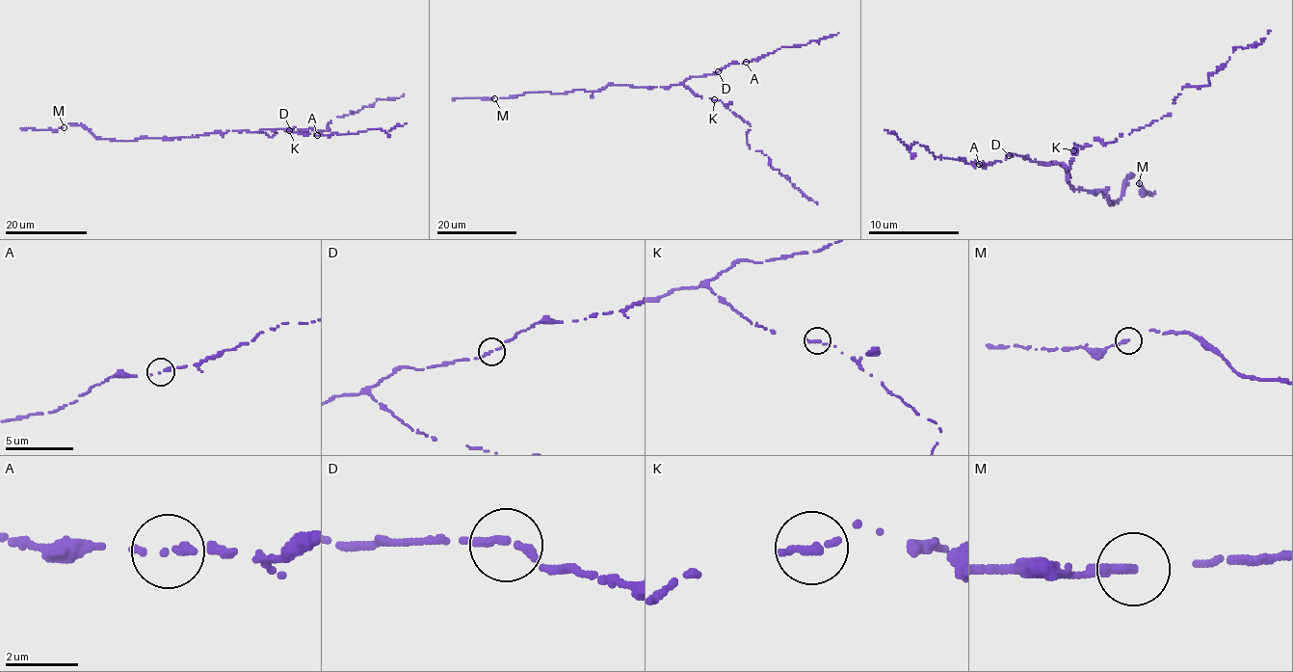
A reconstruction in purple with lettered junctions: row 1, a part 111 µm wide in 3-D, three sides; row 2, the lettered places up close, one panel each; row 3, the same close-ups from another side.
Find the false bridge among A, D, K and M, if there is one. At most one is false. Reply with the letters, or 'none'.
none

